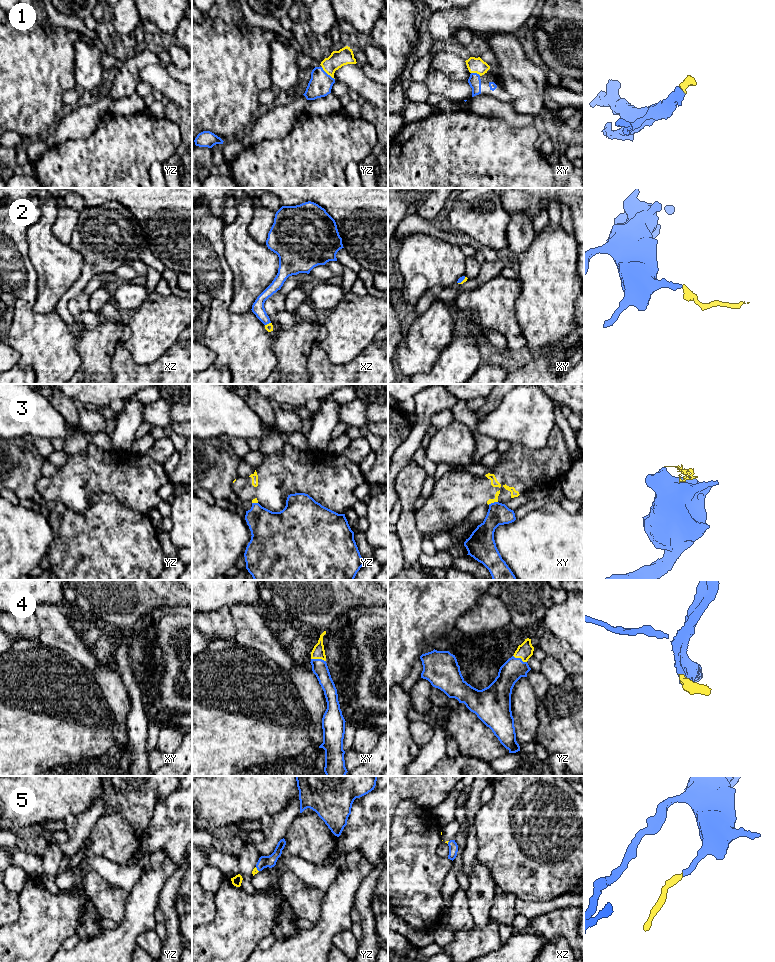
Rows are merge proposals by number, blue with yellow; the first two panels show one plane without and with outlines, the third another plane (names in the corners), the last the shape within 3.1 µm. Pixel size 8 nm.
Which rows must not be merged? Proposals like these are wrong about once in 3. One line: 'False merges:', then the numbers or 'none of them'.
False merges: 3

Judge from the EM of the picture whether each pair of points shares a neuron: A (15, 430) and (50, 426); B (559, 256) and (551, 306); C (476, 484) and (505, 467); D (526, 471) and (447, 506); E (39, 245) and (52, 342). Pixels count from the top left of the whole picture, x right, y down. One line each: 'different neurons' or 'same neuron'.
A: same neuron
B: same neuron
C: same neuron
D: same neuron
E: different neurons

